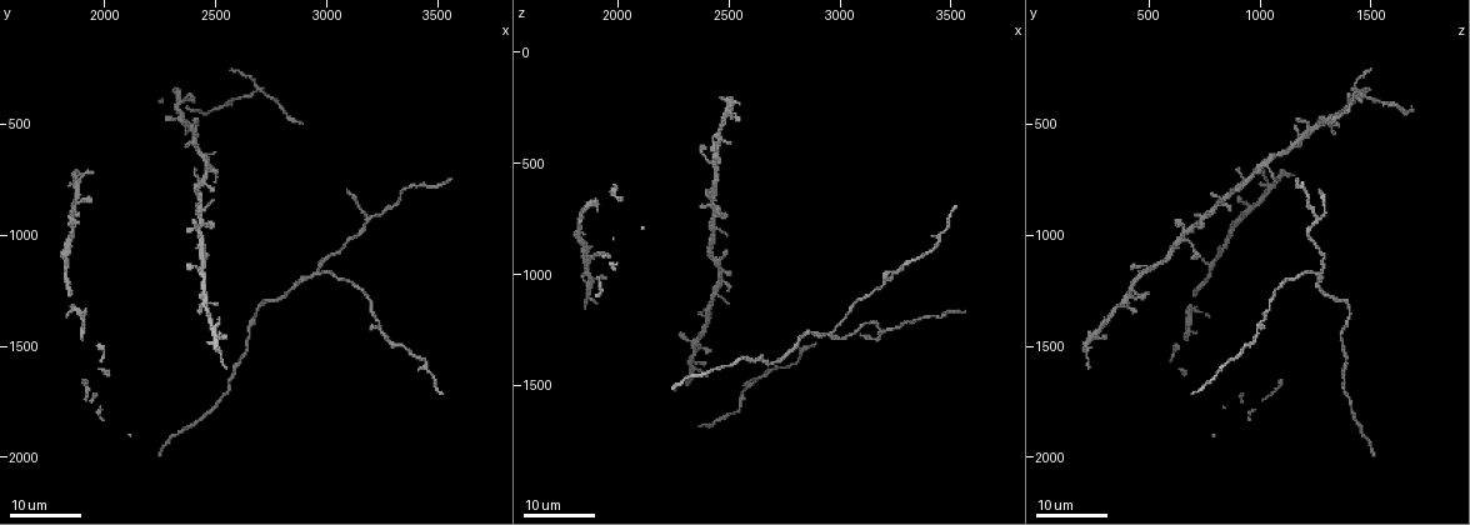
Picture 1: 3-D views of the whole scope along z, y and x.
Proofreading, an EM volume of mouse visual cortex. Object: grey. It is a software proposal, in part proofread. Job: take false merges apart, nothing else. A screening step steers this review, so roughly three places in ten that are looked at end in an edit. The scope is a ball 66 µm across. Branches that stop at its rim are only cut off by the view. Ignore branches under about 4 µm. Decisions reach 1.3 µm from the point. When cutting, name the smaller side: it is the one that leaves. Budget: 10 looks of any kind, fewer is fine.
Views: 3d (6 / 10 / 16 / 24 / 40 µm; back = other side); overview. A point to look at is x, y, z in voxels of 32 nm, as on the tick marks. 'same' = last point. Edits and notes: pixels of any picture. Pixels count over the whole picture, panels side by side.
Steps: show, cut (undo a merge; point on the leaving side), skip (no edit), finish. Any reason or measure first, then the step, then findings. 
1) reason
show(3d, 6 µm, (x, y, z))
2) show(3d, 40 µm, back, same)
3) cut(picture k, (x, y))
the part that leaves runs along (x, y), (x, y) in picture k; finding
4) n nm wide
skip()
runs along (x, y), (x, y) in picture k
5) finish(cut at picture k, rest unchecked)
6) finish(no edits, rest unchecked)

four arms meet
show(3d, 16 µm, (2690, 340, 1430))

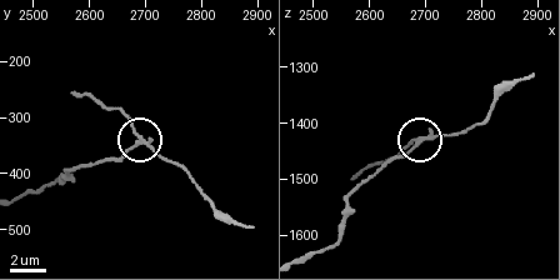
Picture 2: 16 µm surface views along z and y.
zoom in
show(3d, 10 µm, (2685, 350, 1435))

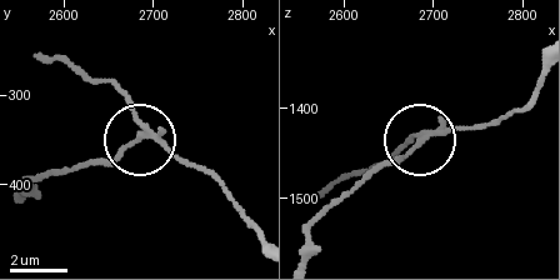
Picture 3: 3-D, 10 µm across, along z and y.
side arm 6 µm
cut(picture 3, (119, 153))
the part that leaves runs along (430, 133), (369, 169), (319, 219), (304, 255) in picture 3; a second cell is stuck on

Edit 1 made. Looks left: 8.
show(3d, 16 µm, (3190, 940, 1250))

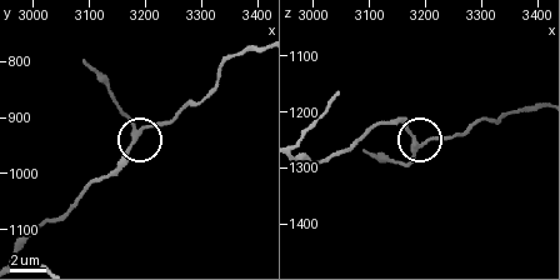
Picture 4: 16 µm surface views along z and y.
show(3d, 10 µm, (3185, 930, 1260))

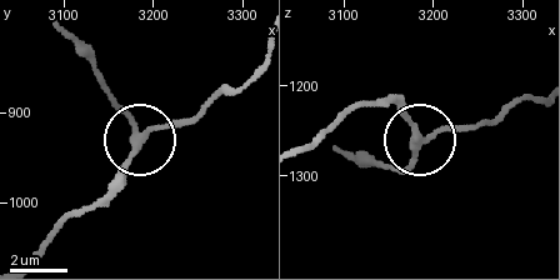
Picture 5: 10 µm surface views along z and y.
side arm 16 µm
skip()
one cell here

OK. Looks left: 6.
three-way junction
show(3d, 16 µm, (2950, 1170, 1270))

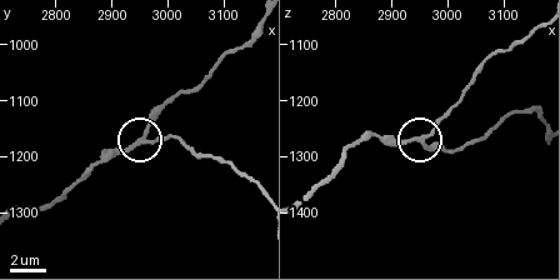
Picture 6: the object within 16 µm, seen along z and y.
show(3d, 6 µm, (2965, 1175, 1265))

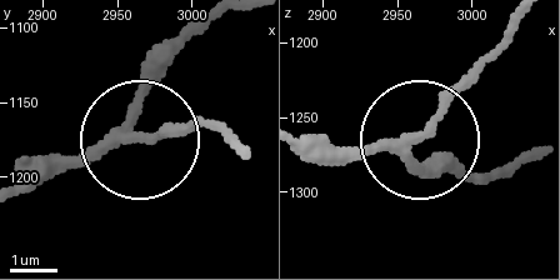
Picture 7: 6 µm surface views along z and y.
show(3d, 6 µm, back, (2964, 1174, 1260))

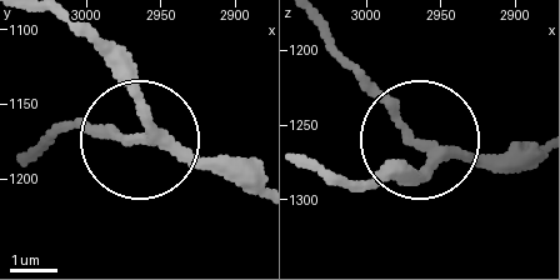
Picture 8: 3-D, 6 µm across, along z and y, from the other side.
3 arms
skip()
continuous, no second cell

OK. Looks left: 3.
four-way junction
show(3d, 24 µm, (2440, 1320, 380))

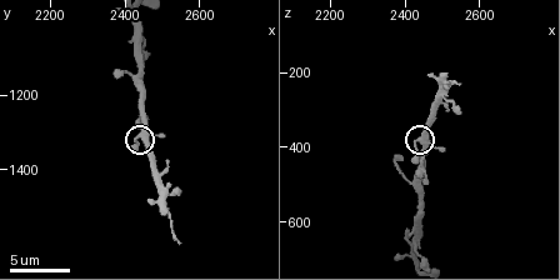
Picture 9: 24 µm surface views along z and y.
show(3d, 6 µm, (2440, 1310, 370))

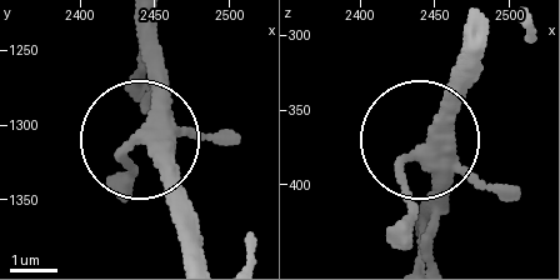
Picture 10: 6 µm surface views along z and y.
skip()
runs along (145, 26), (158, 110), (149, 158), (189, 225) in picture 10; continuous, no second cell

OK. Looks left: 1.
finish(cut at picture 3, rest unchecked)

